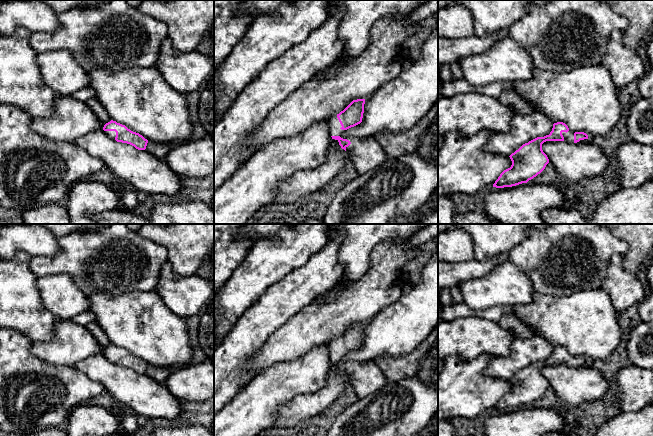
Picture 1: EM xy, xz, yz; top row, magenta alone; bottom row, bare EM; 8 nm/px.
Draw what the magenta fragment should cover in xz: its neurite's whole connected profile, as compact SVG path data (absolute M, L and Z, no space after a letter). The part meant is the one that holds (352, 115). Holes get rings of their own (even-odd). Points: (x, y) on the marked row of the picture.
M365 99L353 100L343 111L332 116L328 122L332 139L339 142L359 174L364 174L387 159L382 146L374 136L367 138L347 138L340 136L349 128L362 122Z

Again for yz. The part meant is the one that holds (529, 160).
M563 122L554 123L549 135L537 137L523 144L509 156L512 161L511 167L500 174L493 187L504 188L527 183L540 174L549 163L547 155L542 150L542 144L546 141L582 143L592 142L593 137L589 133L574 133Z

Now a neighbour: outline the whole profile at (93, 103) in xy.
M95 96L88 99L85 103L96 114L96 116L104 125L111 121L111 118L106 112L104 106Z

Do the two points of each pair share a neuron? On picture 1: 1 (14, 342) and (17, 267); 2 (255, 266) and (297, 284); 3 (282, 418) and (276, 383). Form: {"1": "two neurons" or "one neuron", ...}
{"1": "two neurons", "2": "two neurons", "3": "two neurons"}

